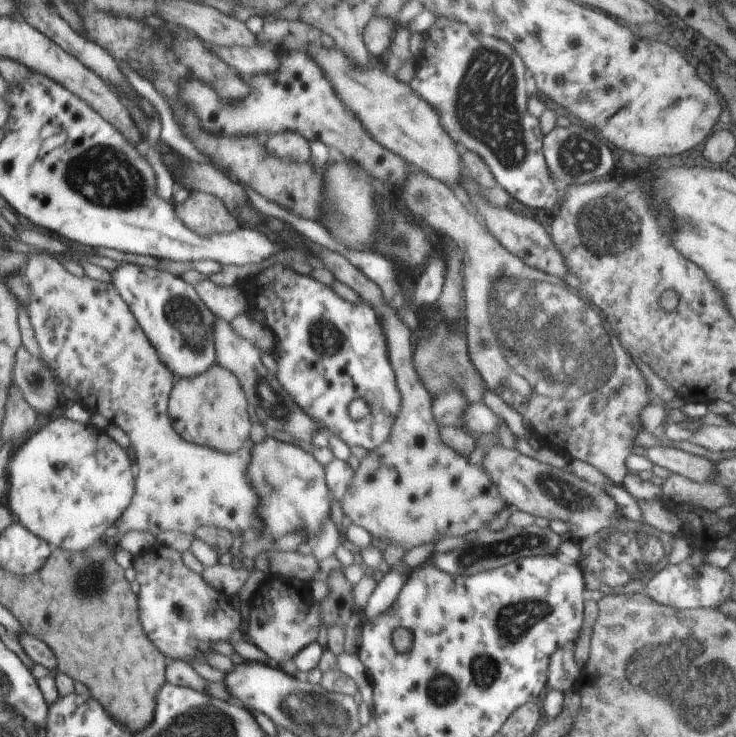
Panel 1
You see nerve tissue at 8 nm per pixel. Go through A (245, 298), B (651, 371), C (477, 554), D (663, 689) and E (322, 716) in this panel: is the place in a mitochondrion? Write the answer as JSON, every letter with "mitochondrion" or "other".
{"A":"other","B":"other","C":"mitochondrion","D":"mitochondrion","E":"mitochondrion"}

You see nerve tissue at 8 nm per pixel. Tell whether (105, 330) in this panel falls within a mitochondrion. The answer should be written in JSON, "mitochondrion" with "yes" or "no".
{"mitochondrion":"no"}

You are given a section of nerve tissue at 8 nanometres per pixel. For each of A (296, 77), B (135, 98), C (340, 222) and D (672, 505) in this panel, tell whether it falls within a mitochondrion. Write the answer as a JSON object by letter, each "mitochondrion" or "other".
{"A":"other","B":"other","C":"mitochondrion","D":"other"}

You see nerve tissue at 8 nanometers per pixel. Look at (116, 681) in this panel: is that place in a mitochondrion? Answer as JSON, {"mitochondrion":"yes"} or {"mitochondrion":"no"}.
{"mitochondrion":"no"}

